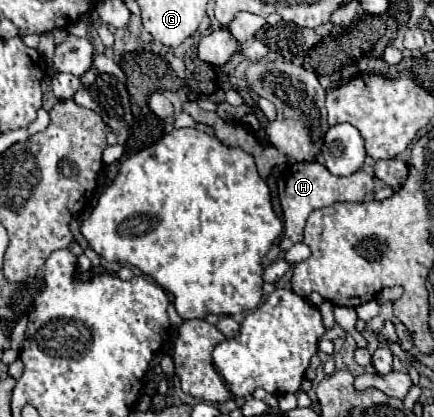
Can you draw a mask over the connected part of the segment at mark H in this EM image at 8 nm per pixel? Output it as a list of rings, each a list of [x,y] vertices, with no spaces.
[[[317,161],[291,165],[285,171],[283,179],[279,181],[279,199],[281,199],[281,207],[283,207],[283,221],[285,221],[283,239],[279,243],[281,249],[287,251],[295,243],[303,241],[303,227],[305,227],[305,221],[311,211],[333,205],[337,201],[357,203],[357,201],[363,201],[367,197],[367,193],[371,193],[371,191],[373,191],[373,177],[361,169],[349,177],[335,177],[327,171],[325,165],[321,165]]]

